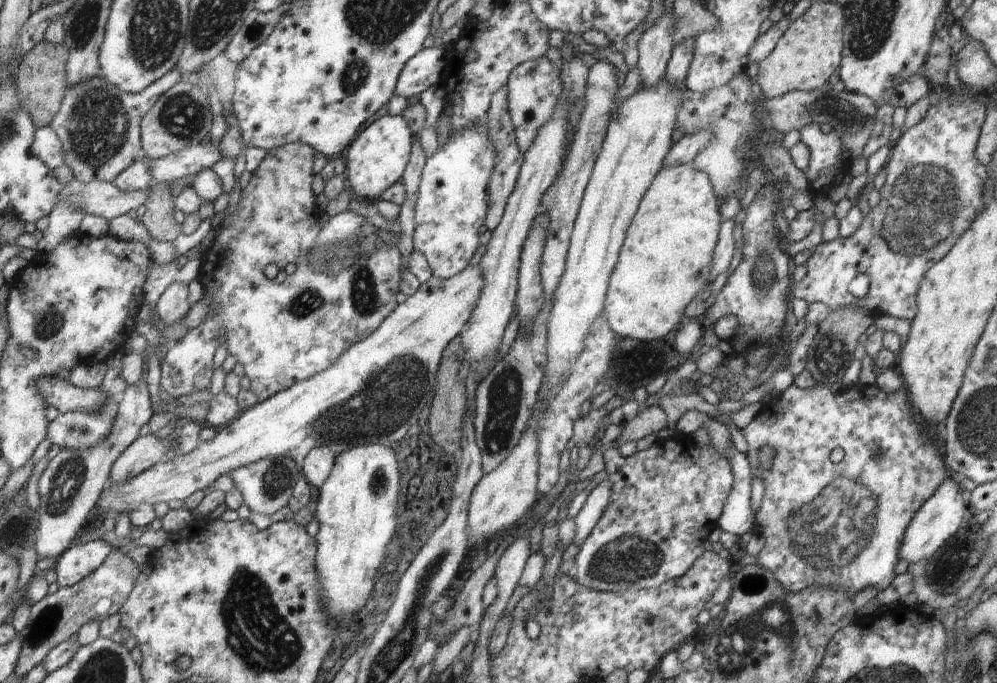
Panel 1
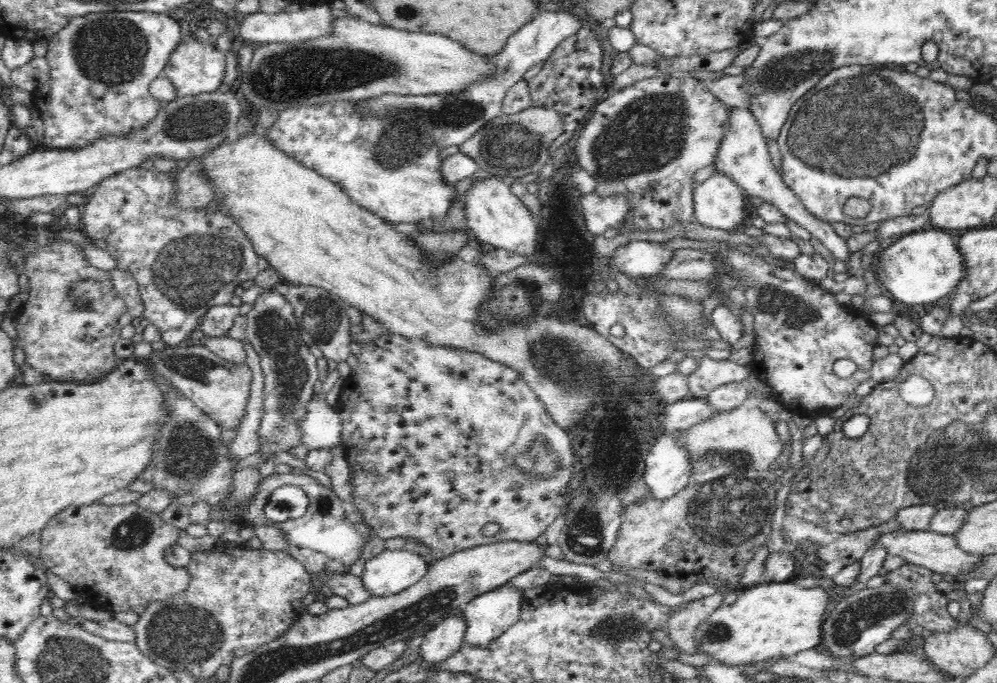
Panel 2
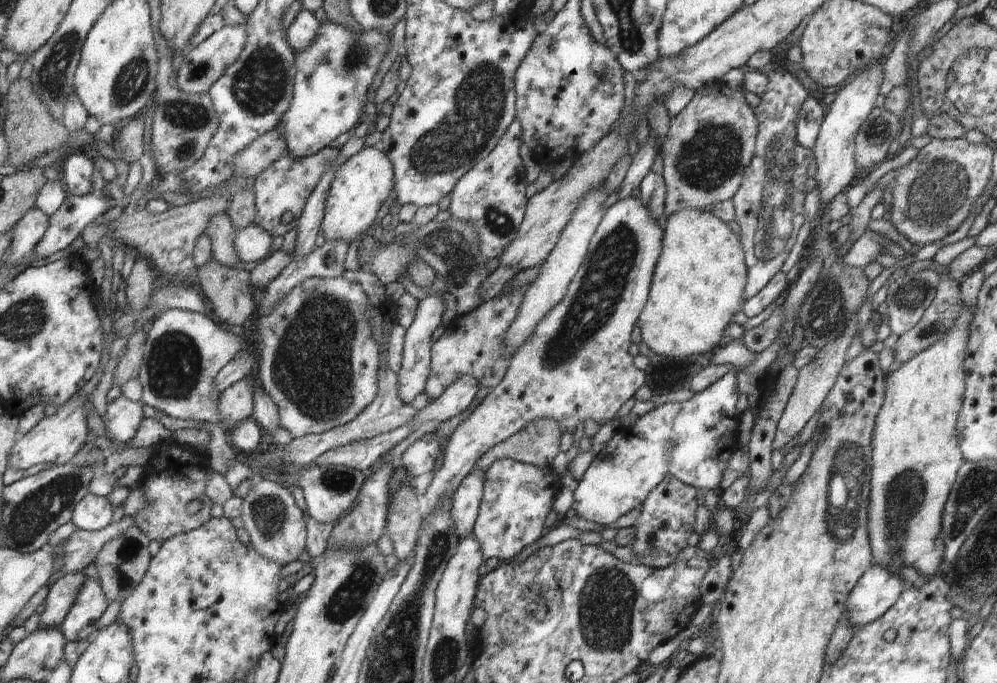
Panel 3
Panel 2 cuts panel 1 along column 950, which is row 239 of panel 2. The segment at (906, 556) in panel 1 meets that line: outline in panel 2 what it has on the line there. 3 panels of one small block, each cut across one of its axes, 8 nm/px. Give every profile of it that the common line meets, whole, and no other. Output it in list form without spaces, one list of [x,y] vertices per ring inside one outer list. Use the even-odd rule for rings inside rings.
[[[500,176],[476,180],[463,198],[467,228],[474,231],[478,242],[492,244],[496,249],[505,248],[522,256],[534,254],[538,244],[537,219],[532,217],[523,202],[513,195]]]

